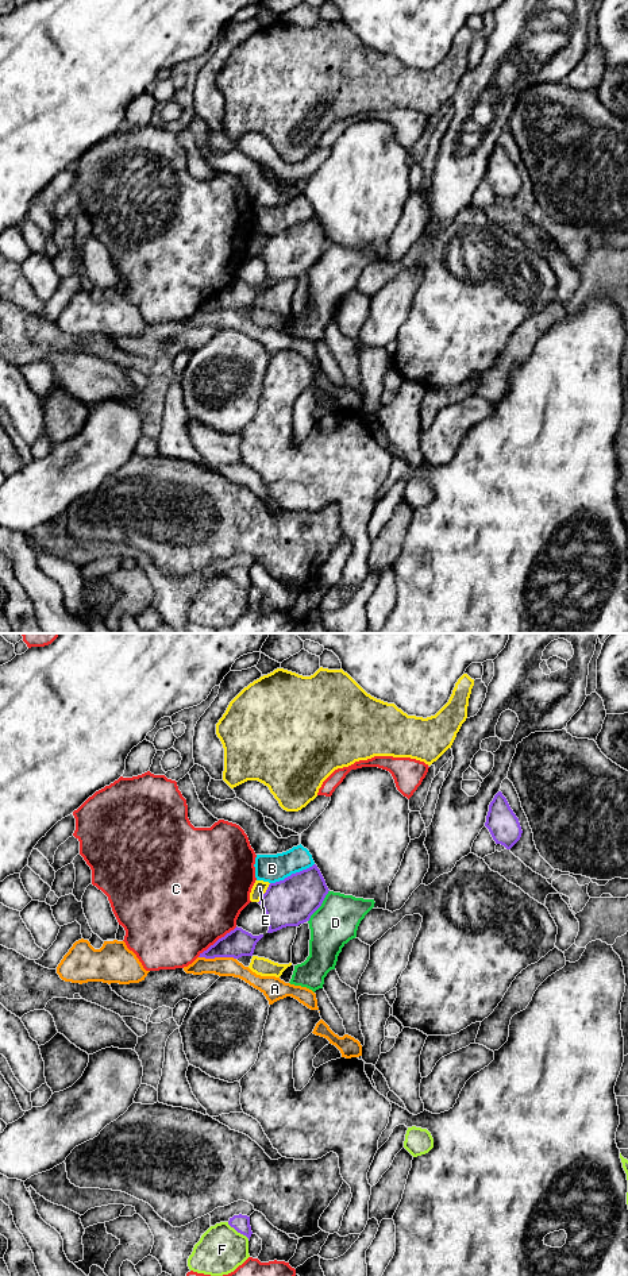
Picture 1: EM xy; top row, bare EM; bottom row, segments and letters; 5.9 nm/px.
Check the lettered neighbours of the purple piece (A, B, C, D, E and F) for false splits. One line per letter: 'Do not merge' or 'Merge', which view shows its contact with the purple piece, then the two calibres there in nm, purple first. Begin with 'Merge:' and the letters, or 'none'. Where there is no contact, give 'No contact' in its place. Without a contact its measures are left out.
Merge: none
A: Do not merge. Touches purple in xy. Thickness 170 nm (purple) against 110 nm
B: Do not merge. Touches purple in xy. Thickness 280 nm (purple) against 170 nm
C: Do not merge. Touches purple in xy. Thickness 170 nm (purple) against 500 nm
D: Do not merge. Touches purple in xy. Thickness 280 nm (purple) against 280 nm
E: Do not merge. Touches purple in xy. Thickness 280 nm (purple) against 90 nm
F: Do not merge. Touches purple in xy. Thickness 100 nm (purple) against 280 nm

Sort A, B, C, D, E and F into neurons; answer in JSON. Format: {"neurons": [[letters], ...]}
{"neurons": [["A"], ["B"], ["C"], ["D"], ["E"], ["F"]]}

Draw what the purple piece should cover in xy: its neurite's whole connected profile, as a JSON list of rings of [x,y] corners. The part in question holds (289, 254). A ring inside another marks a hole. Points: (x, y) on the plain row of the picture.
[[[316,216],[270,235],[258,254],[267,270],[267,285],[309,273],[328,246],[325,232]]]

